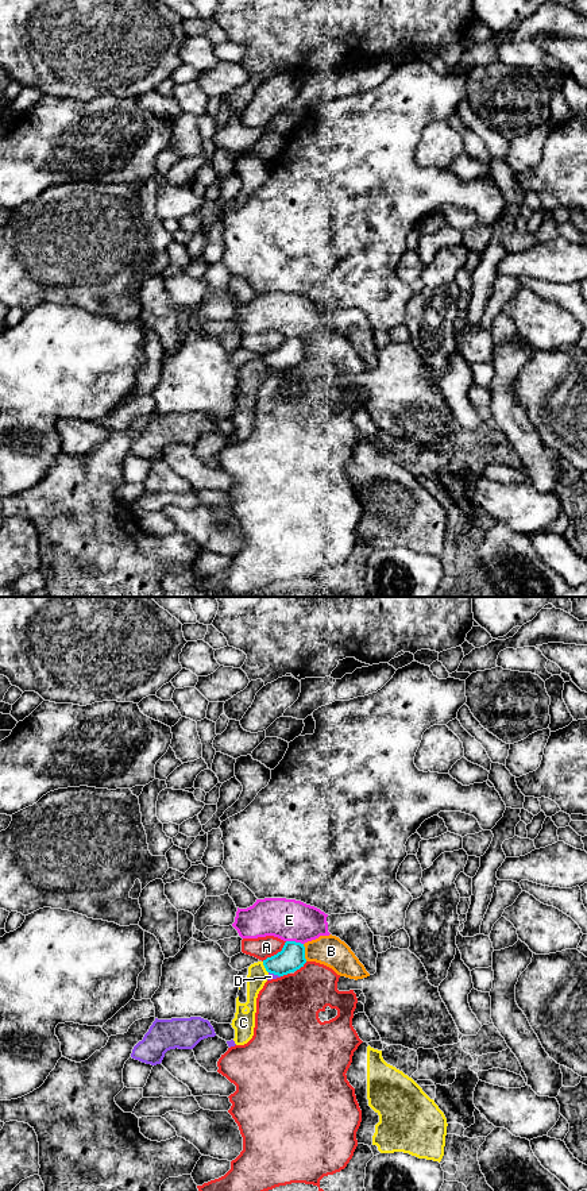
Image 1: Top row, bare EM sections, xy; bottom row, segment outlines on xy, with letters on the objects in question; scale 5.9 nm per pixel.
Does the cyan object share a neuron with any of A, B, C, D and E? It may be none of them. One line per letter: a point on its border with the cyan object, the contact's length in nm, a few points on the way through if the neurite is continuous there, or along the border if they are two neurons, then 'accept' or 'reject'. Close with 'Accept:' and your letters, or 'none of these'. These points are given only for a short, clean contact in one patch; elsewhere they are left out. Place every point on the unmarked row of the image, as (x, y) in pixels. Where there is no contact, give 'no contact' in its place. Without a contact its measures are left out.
A: xy (277, 349) | 190 nm | reject
B: xy (304, 347) | 110 nm | along xy (302, 339), (306, 355) | reject
C: xy (265, 362) | 80 nm | along xy (262, 357), (267, 367) | reject
D: xy (274, 369) | 80 nm | along xy (269, 366), (280, 372) | reject
E: xy (294, 336) | 110 nm | reject
Accept: none of these

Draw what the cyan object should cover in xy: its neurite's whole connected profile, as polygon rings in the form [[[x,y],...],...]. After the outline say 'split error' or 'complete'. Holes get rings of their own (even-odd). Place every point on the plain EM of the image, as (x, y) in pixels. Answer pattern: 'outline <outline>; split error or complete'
outline [[[286,336],[281,347],[263,355],[266,366],[278,371],[294,367],[305,358],[305,342],[296,336]]]; complete

